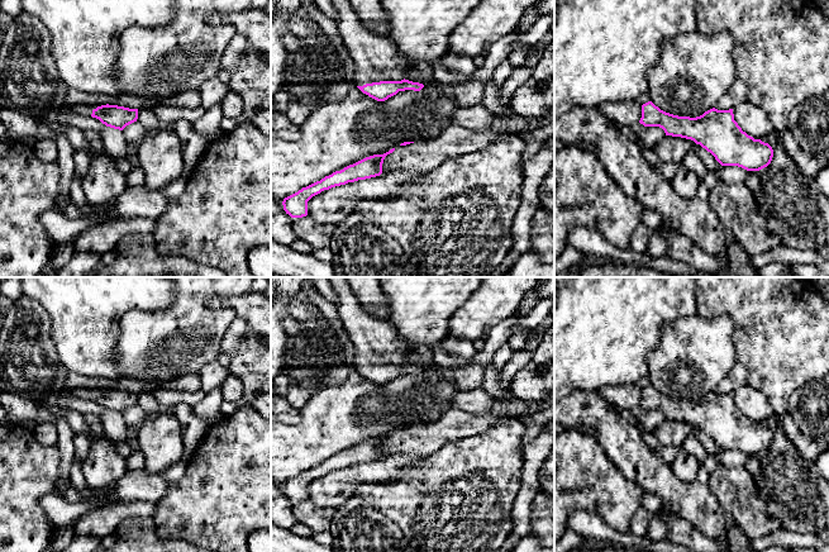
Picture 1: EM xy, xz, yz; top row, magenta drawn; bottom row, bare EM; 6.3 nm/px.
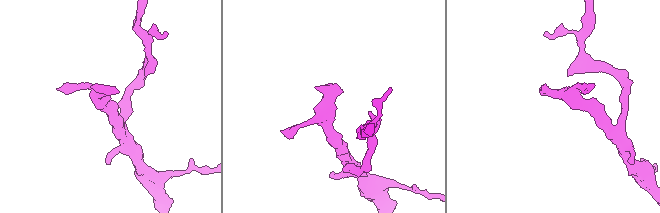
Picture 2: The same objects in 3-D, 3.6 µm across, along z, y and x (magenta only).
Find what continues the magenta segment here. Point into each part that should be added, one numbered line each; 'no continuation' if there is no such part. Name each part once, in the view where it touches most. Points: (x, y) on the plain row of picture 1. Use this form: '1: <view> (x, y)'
1: xz (375, 341)

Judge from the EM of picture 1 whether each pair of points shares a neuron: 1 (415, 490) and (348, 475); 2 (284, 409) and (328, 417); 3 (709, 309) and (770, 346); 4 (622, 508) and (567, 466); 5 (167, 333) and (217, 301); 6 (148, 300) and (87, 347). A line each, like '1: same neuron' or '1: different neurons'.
1: different neurons
2: different neurons
3: same neuron
4: same neuron
5: different neurons
6: same neuron

